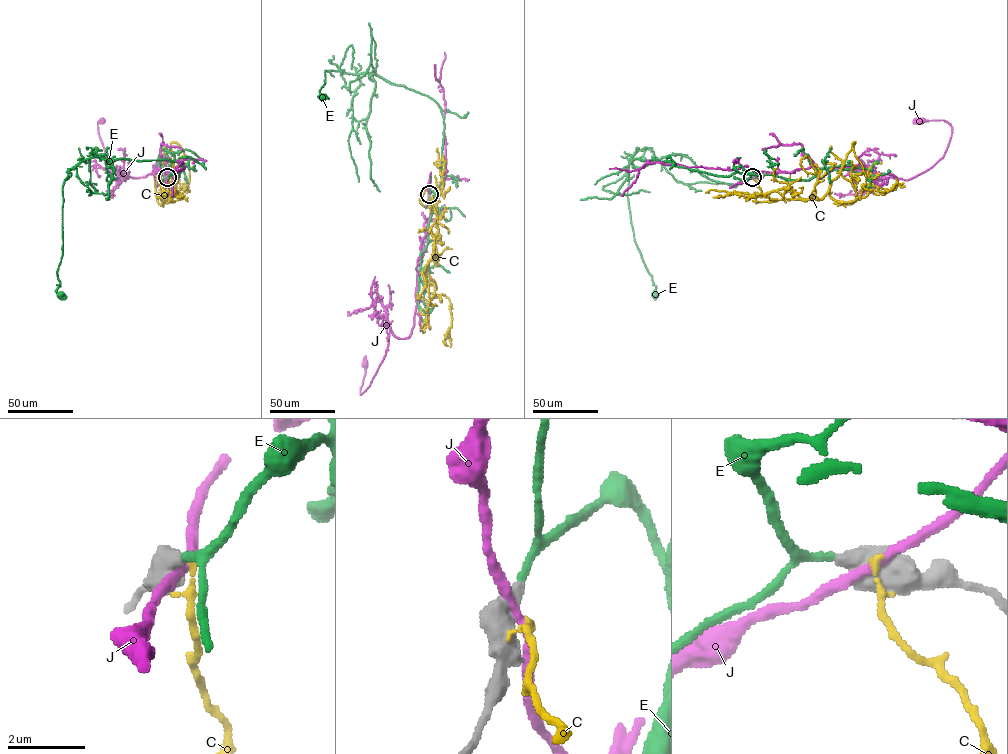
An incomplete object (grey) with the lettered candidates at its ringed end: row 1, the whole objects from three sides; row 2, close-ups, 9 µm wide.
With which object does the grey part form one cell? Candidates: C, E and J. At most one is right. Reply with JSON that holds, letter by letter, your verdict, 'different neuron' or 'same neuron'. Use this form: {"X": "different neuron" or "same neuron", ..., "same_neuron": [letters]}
{"C": "different neuron", "E": "same neuron", "J": "different neuron", "same_neuron": ["E"]}

